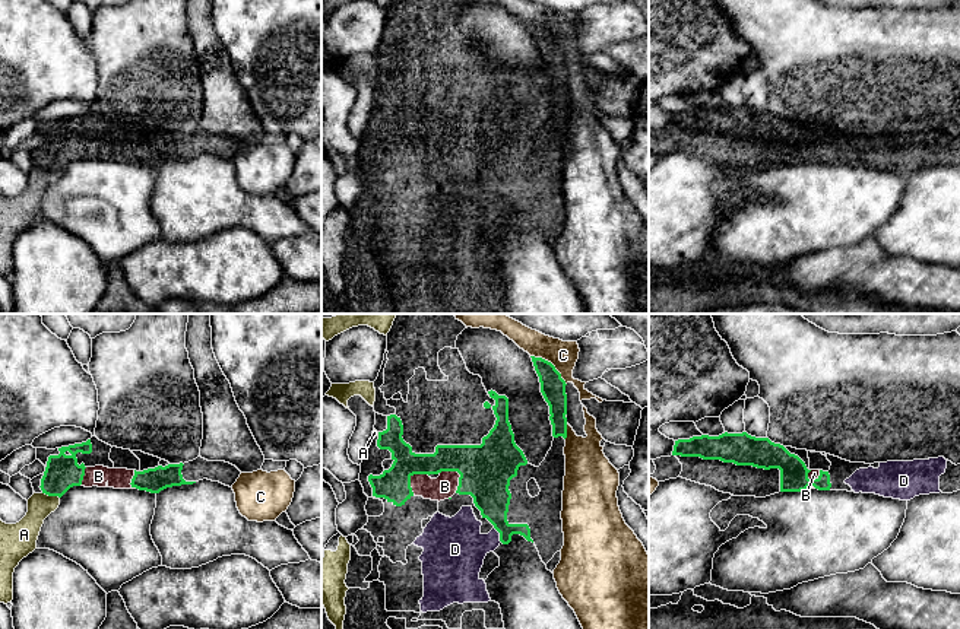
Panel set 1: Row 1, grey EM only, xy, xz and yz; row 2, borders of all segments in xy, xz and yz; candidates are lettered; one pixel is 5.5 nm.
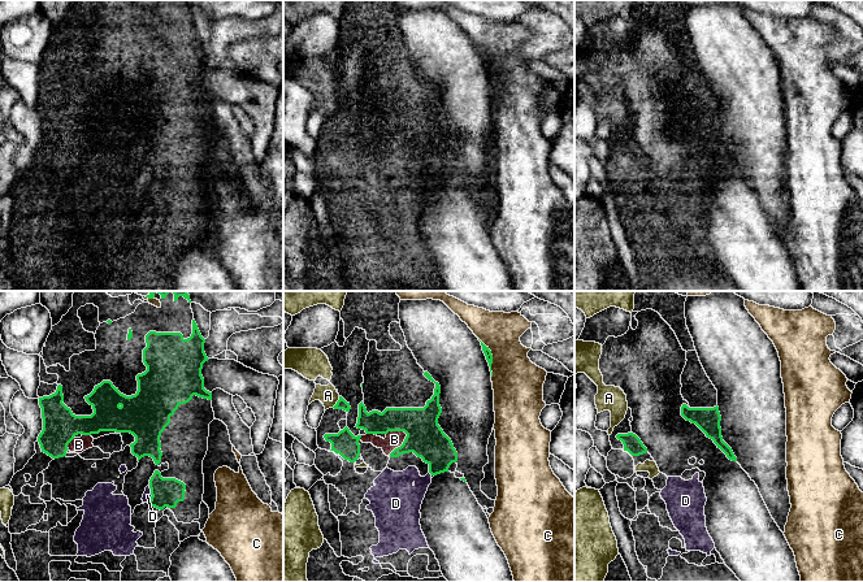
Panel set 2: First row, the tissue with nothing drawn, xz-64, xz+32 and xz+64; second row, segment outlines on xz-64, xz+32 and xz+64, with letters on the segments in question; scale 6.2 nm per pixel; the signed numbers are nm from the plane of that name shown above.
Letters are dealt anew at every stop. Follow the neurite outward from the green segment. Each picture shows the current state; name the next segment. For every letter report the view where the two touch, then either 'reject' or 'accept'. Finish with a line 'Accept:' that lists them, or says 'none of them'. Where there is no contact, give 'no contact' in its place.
A: contact in xy; reject
B: contact in xz; reject
C: contact in xz; reject
D: contact in xz; accept
Accept: D

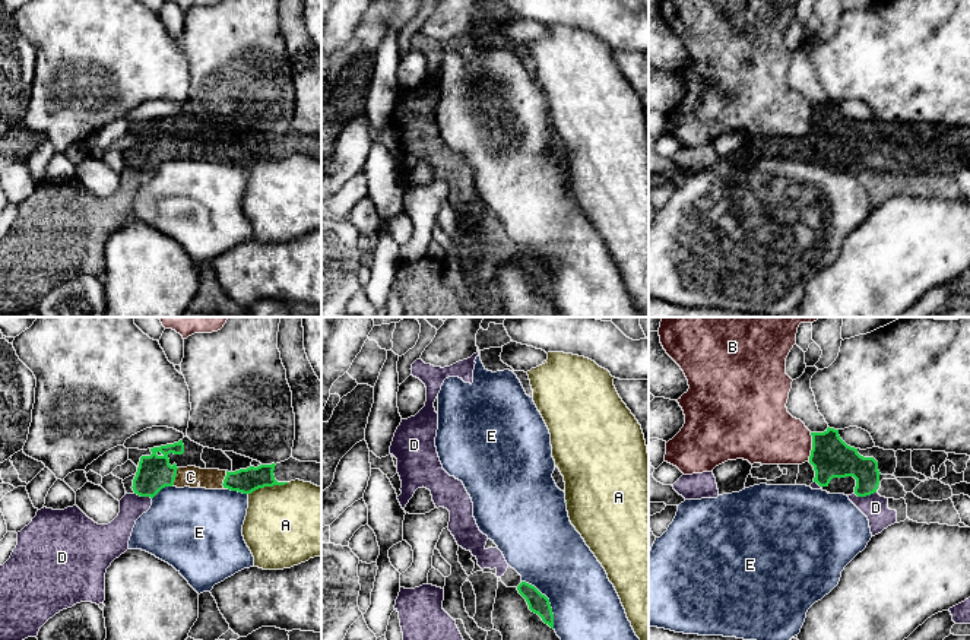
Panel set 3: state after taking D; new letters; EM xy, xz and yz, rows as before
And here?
A: contact in xy; reject
B: contact in yz; reject
C: contact in xy; reject
D: contact in yz; reject
E: contact in xz; reject
Accept: none of them

